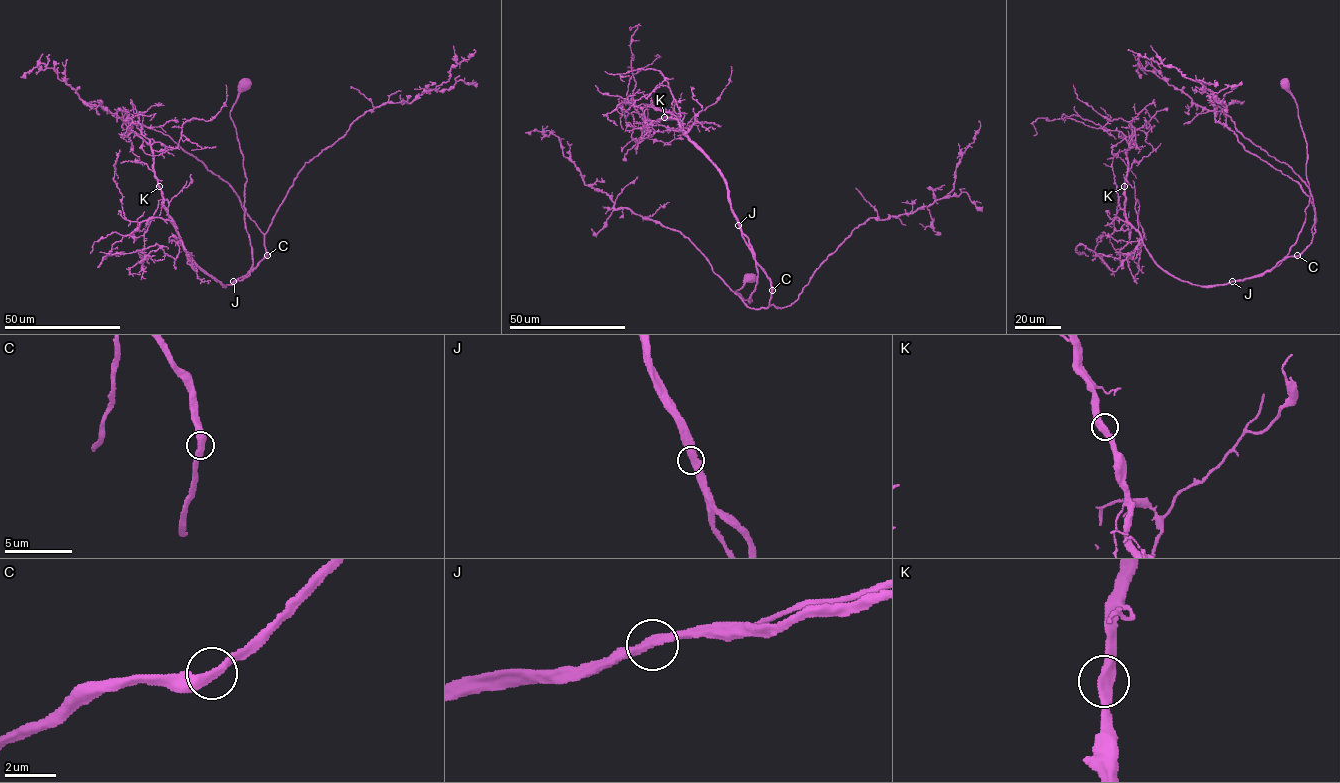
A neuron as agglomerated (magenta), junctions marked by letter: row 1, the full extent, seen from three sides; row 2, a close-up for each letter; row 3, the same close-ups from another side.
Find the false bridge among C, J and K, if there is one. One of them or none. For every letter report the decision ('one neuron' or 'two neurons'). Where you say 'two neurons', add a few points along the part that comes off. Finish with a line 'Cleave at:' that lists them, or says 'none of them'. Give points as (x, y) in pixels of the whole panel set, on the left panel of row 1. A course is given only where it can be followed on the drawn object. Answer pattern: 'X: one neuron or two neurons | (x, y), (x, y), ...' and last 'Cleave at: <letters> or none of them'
C: one neuron
J: one neuron
K: one neuron
Cleave at: none of them

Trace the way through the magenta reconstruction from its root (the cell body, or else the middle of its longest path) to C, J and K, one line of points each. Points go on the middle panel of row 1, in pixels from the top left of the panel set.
C: (750, 278), (735, 291), (745, 300), (750, 299), (750, 303), (757, 284), (757, 264), (769, 279), (772, 290)
J: (750, 278), (735, 291), (745, 300), (750, 299), (750, 303), (757, 271), (738, 225)
K: (750, 278), (735, 291), (750, 303), (757, 267), (723, 175), (675, 118), (664, 117)

